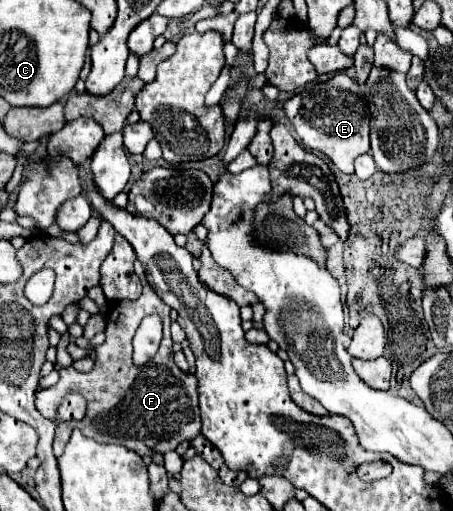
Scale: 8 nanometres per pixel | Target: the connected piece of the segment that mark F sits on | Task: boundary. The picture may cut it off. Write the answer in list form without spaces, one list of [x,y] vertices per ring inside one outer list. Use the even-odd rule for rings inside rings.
[[[134,263],[134,271],[142,281],[142,295],[134,301],[118,301],[106,315],[106,341],[96,347],[96,365],[90,373],[78,373],[74,367],[60,369],[60,381],[44,391],[36,393],[36,409],[54,419],[58,403],[66,391],[78,391],[88,399],[88,413],[82,421],[60,423],[54,439],[54,455],[60,457],[70,439],[70,431],[78,427],[86,437],[98,443],[116,443],[142,455],[154,451],[174,451],[182,441],[192,441],[200,433],[200,409],[198,409],[198,379],[192,373],[184,373],[174,363],[172,339],[170,339],[170,307],[164,305],[152,287],[144,279],[144,267]],[[146,315],[160,315],[164,325],[164,341],[160,351],[146,365],[136,367],[132,361],[132,337]]]

